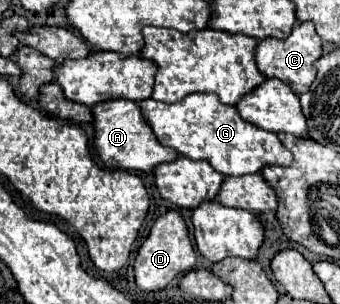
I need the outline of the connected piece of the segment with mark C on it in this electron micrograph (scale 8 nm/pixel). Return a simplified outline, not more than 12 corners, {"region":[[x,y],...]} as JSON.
{"region":[[312,22],[256,46],[258,68],[296,94],[316,78],[322,40]]}

